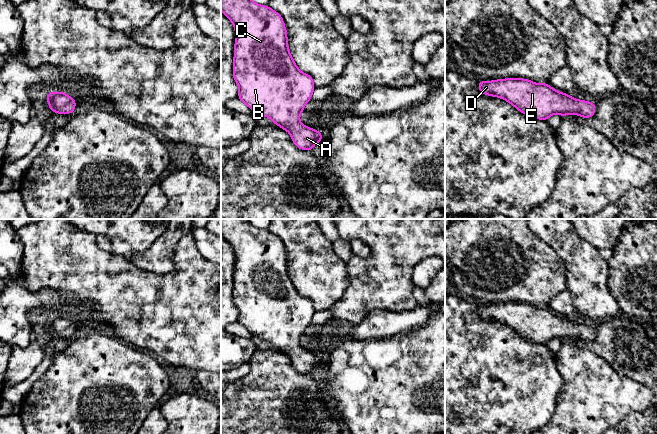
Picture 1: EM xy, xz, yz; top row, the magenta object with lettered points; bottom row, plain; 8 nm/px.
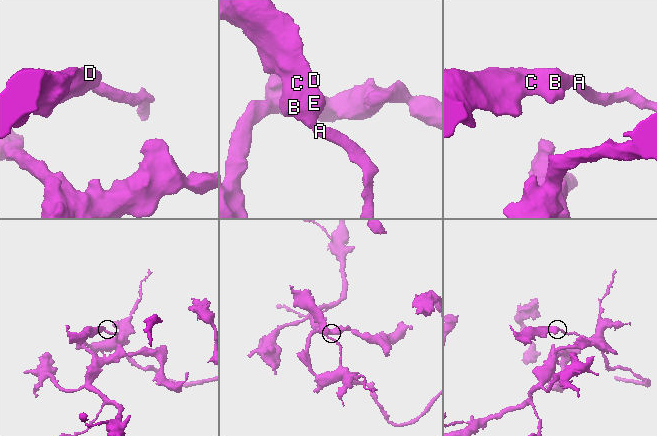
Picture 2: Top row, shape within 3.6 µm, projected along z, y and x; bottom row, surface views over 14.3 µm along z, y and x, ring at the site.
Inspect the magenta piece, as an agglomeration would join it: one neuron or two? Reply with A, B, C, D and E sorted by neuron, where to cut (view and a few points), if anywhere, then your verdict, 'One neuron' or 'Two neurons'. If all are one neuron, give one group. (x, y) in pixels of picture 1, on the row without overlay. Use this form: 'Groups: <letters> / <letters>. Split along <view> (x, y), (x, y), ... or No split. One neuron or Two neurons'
Groups: A B C D E. No split. One neuron

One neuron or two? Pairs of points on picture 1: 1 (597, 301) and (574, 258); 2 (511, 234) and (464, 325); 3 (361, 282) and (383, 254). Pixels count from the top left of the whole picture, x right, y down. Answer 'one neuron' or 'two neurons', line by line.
1: one neuron
2: two neurons
3: one neuron

